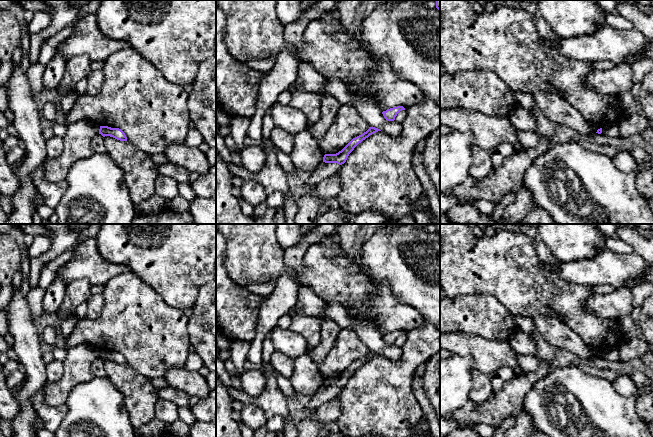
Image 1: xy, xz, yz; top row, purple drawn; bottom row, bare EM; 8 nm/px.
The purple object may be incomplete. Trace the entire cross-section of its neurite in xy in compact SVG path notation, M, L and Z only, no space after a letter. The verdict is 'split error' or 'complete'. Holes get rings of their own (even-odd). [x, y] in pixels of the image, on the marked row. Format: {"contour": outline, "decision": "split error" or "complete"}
{"contour": "M100 126L99 134L101 134L103 137L110 136L120 141L127 141L125 133L119 128Z", "decision": "complete"}

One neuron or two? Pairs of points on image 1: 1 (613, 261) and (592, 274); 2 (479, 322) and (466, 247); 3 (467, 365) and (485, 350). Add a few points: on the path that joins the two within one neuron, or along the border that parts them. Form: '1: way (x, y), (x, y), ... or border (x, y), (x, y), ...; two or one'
1: way (608, 266), (597, 270); one
2: border (451, 297), (467, 294), (492, 294), (497, 299); two
3: border (453, 354), (469, 356), (474, 367); two

